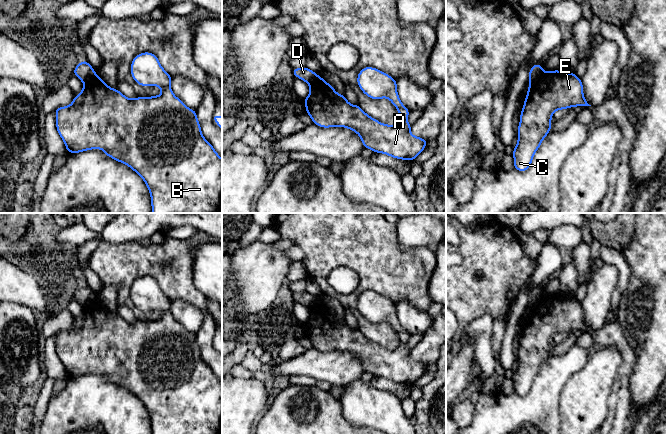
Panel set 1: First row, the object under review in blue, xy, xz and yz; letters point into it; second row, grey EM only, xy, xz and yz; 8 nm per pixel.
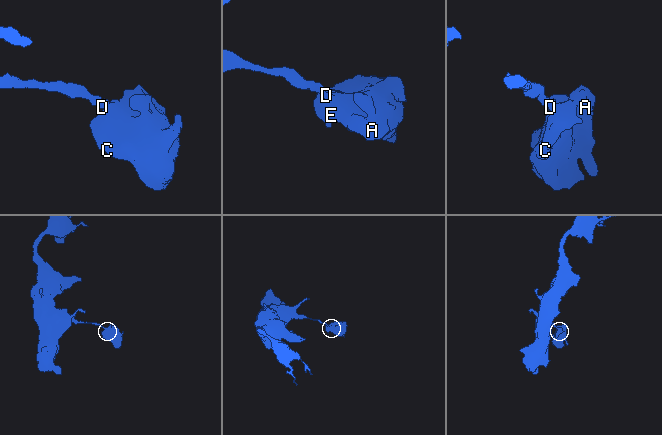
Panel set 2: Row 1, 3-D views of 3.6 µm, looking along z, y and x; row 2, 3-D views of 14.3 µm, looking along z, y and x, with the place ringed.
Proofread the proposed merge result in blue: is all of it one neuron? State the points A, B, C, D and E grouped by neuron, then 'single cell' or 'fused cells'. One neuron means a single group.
groups A B C E / D; fused cells

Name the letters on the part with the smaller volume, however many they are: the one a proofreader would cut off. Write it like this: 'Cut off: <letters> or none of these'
Cut off: A, B, C, E

